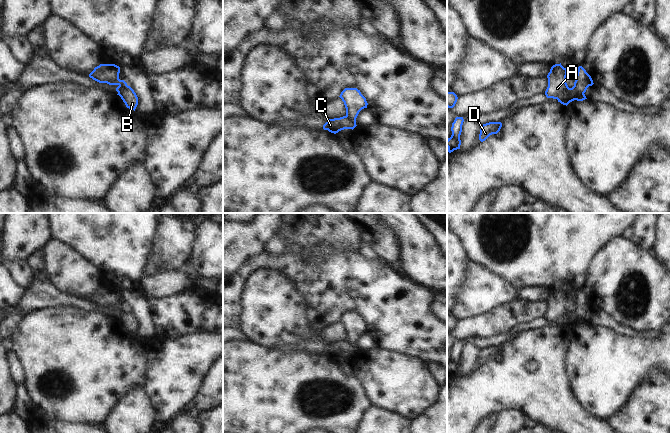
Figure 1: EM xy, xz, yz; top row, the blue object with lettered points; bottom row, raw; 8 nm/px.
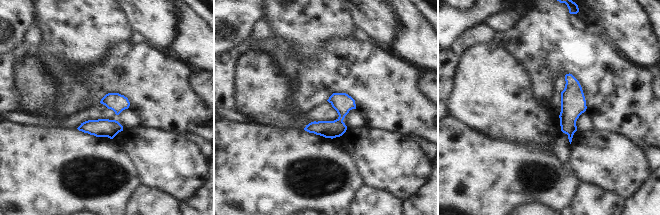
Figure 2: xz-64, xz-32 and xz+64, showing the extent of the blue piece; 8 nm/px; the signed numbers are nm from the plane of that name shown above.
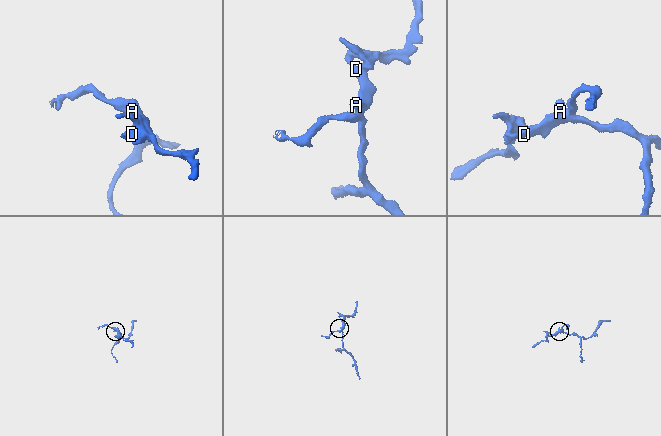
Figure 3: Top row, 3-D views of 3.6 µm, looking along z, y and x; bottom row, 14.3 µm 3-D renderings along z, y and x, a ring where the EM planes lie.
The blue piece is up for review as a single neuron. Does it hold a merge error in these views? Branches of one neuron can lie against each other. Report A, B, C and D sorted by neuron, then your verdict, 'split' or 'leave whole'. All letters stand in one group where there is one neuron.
A B D / C | split

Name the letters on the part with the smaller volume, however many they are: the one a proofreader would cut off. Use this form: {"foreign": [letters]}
{"foreign": ["C"]}

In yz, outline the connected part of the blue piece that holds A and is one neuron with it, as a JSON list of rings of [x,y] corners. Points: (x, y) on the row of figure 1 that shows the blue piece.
[[[561,63],[551,67],[547,75],[548,87],[545,91],[547,98],[557,99],[563,105],[568,105],[570,102],[577,100],[583,101],[586,98],[585,94],[580,94],[575,86],[569,88],[566,83],[567,69]]]

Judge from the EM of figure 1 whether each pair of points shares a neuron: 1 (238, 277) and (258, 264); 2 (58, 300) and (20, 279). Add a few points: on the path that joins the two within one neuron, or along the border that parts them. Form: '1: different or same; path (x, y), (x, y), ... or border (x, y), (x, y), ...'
1: same; path (243, 272), (253, 264)
2: different; border (25, 260), (31, 271), (32, 282)

